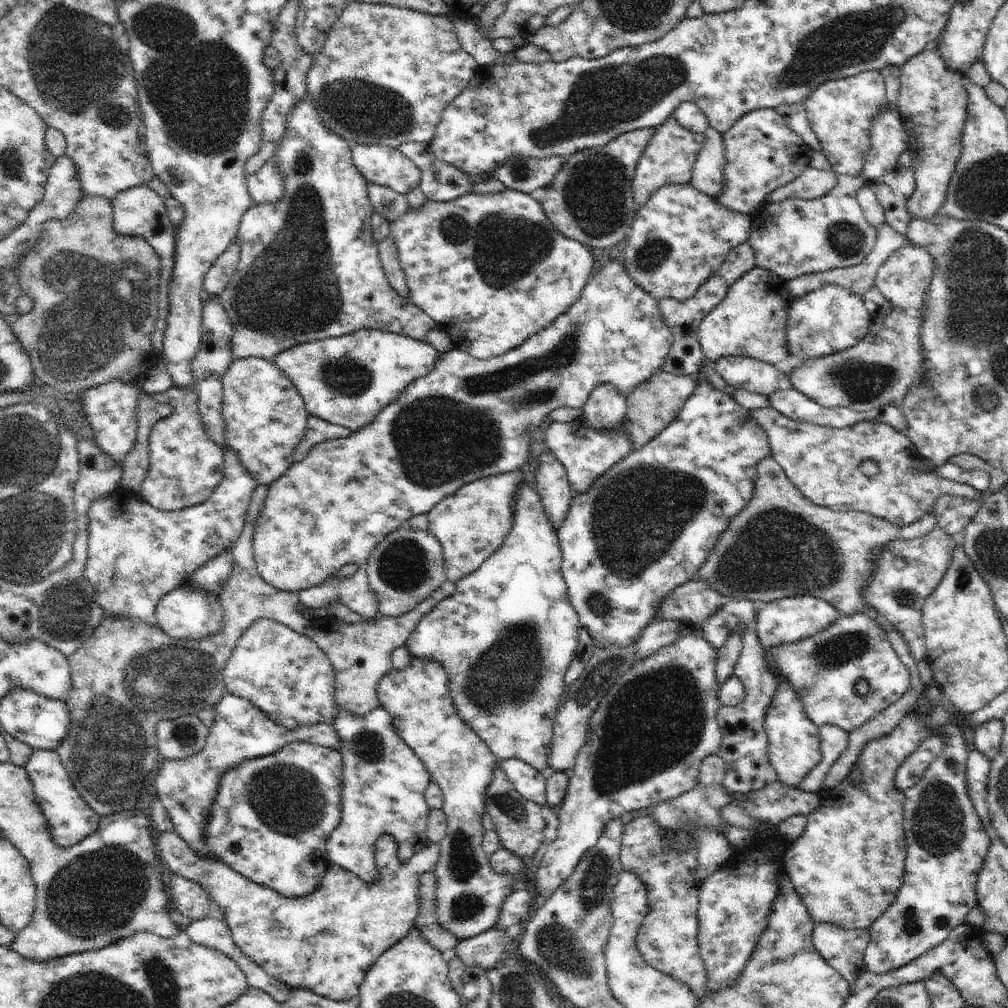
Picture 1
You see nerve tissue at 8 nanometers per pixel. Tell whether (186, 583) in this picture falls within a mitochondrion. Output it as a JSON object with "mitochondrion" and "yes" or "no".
{"mitochondrion":"no"}

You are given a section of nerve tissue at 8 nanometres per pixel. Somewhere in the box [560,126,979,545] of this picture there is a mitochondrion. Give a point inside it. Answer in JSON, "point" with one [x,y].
{"point":[595,194]}

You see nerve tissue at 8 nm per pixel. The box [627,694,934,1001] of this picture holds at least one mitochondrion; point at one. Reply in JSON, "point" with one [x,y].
{"point":[911,924]}

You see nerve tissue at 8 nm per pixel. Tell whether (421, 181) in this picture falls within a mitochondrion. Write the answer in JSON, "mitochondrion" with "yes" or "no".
{"mitochondrion":"no"}

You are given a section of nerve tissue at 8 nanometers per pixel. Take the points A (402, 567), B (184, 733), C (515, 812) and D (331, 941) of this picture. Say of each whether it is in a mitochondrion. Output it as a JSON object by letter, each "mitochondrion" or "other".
{"A":"mitochondrion","B":"mitochondrion","C":"mitochondrion","D":"other"}

